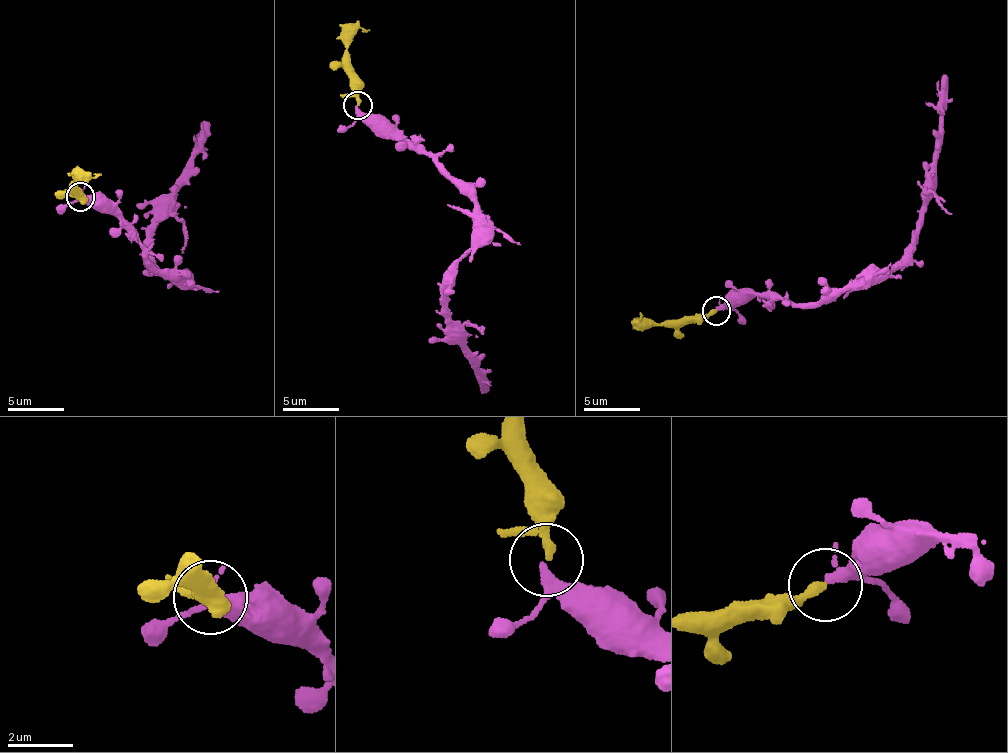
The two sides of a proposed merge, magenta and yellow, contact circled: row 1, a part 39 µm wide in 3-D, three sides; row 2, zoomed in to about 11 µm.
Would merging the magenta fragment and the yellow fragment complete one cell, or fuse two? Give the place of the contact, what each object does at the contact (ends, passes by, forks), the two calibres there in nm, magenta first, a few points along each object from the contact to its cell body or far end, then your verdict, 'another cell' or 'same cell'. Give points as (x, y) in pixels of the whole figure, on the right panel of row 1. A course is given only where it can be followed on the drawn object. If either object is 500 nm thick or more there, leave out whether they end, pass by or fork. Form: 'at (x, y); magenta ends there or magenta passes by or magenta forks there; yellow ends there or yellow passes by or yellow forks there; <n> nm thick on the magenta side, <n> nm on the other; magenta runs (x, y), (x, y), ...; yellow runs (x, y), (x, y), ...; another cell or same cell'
at (716, 310); magenta passes by; yellow passes by; 280 nm thick on the magenta side, 190 nm on the other; magenta runs (715, 309), (768, 292), (815, 303), (847, 284), (869, 286), (900, 259), (927, 184), (946, 75); yellow runs (715, 311), (703, 318), (649, 322), (639, 322), (641, 311); same cell

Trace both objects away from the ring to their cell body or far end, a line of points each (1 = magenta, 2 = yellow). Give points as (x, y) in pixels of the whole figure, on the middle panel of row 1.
1: (356, 105), (430, 155), (475, 206), (473, 245), (449, 275), (445, 301), (449, 334), (489, 391)
2: (357, 104), (352, 91), (347, 40), (359, 28), (370, 31)

